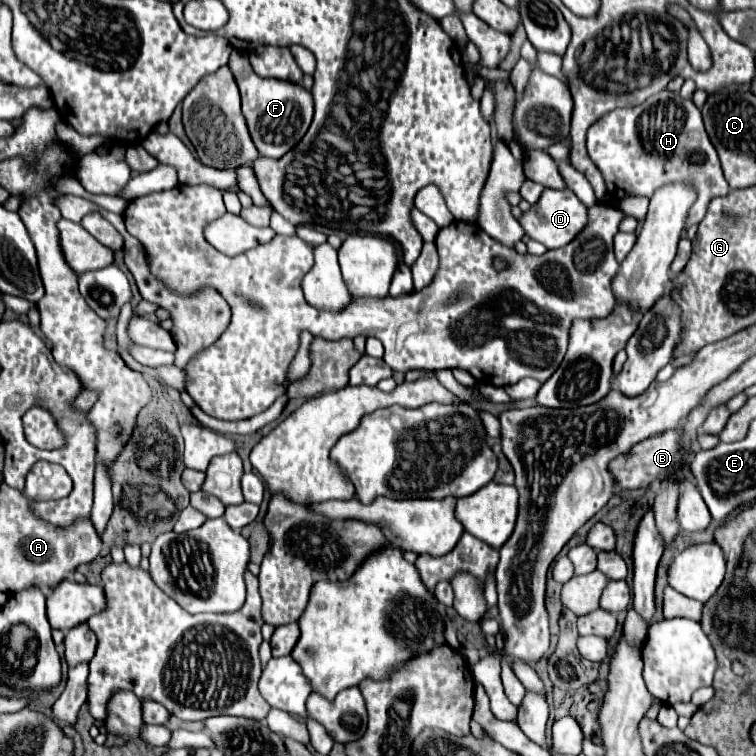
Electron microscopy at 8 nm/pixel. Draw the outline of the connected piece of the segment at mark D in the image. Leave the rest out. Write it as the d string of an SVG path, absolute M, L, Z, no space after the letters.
M544 189L538 203L532 205L532 209L522 215L520 225L524 227L526 235L532 237L534 241L540 241L548 249L560 249L568 245L588 225L588 207L584 207L584 203L580 203L580 199L576 199L576 195L572 195L572 191L568 189L564 191Z

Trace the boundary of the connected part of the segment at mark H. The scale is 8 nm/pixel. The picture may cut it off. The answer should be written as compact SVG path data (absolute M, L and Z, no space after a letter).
M662 91L636 107L614 109L604 119L598 119L588 129L588 155L600 169L612 201L624 195L650 199L664 183L690 183L698 197L688 213L686 229L704 219L712 197L730 193L716 149L706 135L700 109L692 99L682 99L670 91Z

